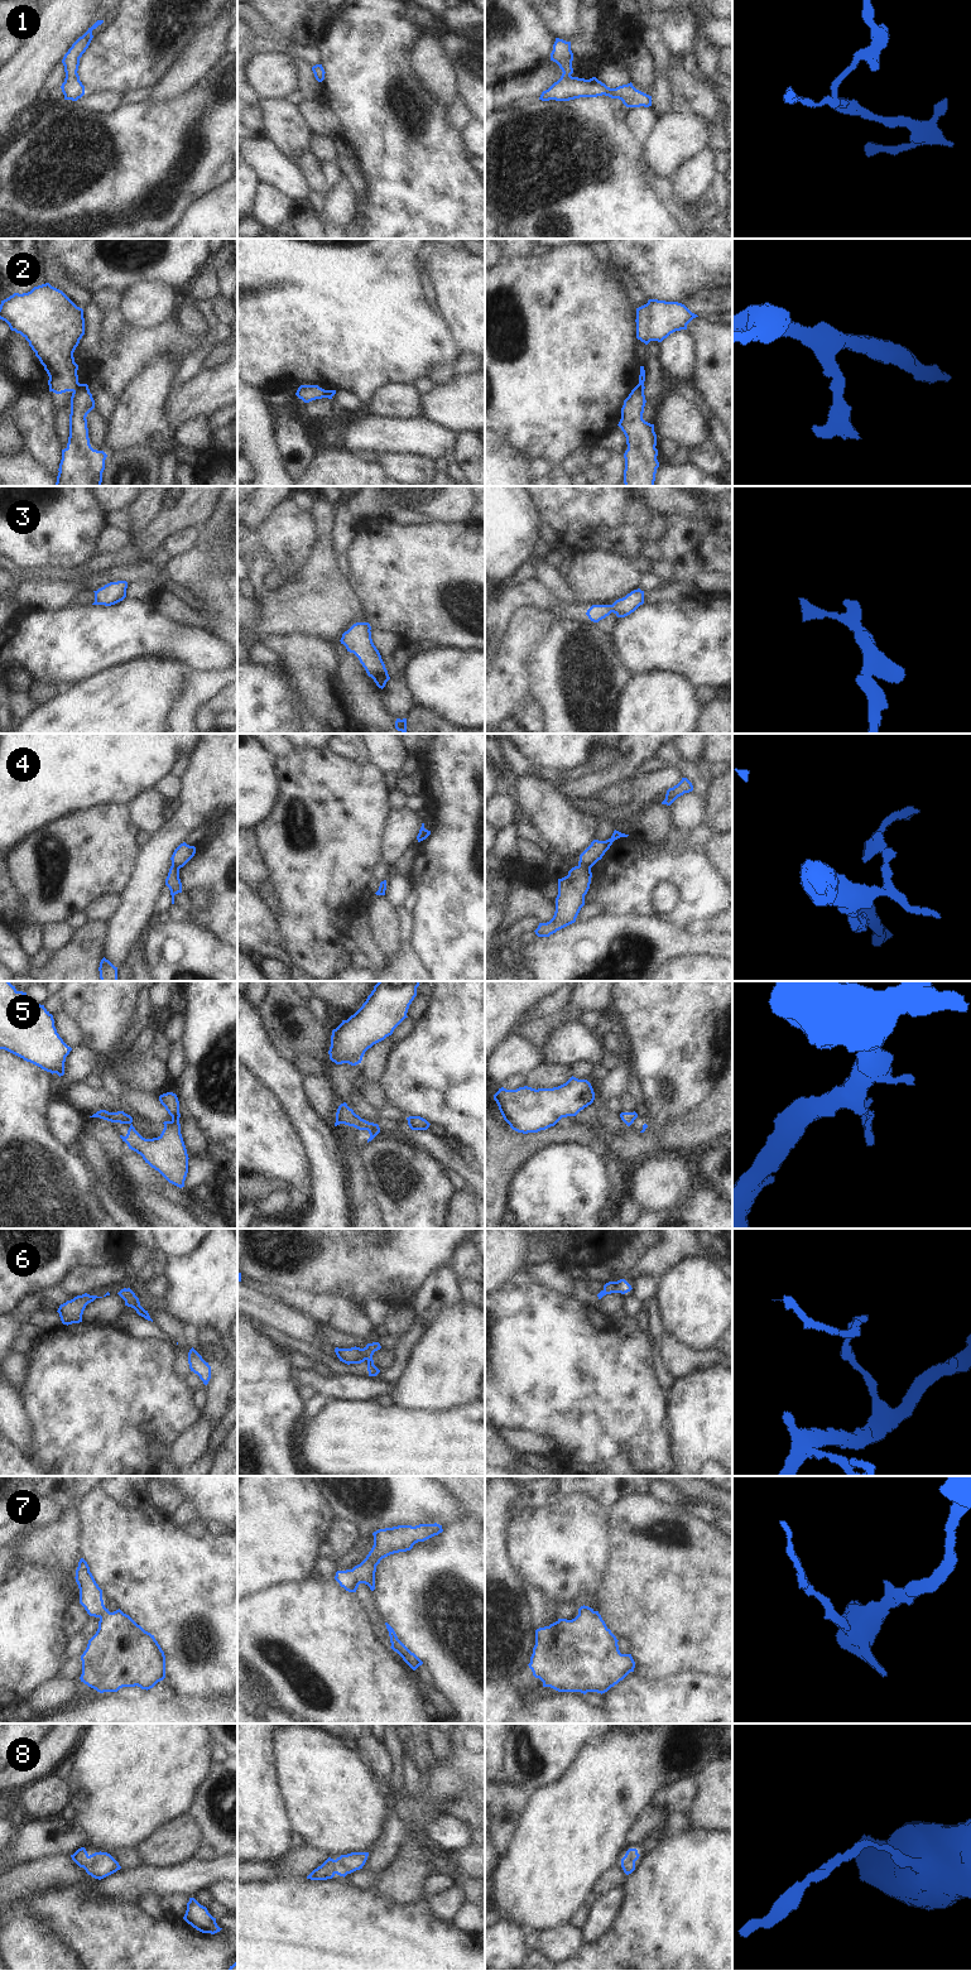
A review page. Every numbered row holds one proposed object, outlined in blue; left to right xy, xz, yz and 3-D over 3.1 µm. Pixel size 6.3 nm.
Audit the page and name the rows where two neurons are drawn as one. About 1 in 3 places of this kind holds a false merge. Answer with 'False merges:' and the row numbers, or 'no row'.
False merges: 2, 4, 5

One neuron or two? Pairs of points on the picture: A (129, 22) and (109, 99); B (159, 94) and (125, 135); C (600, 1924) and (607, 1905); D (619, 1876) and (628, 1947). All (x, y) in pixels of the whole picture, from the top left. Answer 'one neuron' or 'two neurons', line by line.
A: two neurons
B: two neurons
C: one neuron
D: two neurons

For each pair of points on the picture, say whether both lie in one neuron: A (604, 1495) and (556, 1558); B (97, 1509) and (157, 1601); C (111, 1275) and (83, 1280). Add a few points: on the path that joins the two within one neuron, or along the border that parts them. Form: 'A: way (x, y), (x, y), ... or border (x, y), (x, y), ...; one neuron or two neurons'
A: border (568, 1495), (587, 1493), (607, 1508); two neurons
B: way (110, 1532), (157, 1578); one neuron
C: way (105, 1275), (90, 1278); one neuron

